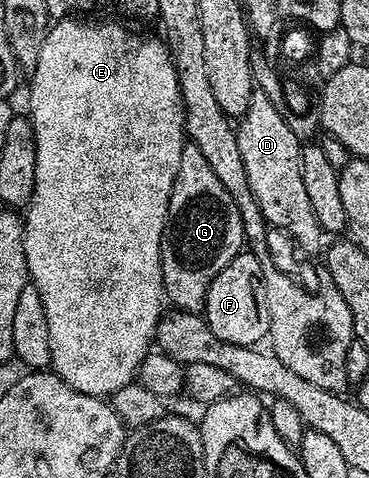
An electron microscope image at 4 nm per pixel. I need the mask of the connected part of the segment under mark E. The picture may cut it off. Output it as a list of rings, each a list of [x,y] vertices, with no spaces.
[[[73,16],[54,21],[43,40],[43,48],[39,48],[39,60],[31,72],[33,83],[29,86],[29,111],[27,111],[27,117],[33,123],[33,131],[35,132],[35,192],[31,196],[27,209],[24,211],[23,221],[25,223],[25,251],[27,252],[29,277],[31,284],[39,292],[39,296],[43,300],[43,308],[47,312],[47,332],[51,340],[51,360],[49,361],[49,366],[52,373],[59,375],[64,382],[71,384],[71,388],[75,388],[87,396],[105,398],[113,395],[123,388],[124,385],[131,385],[135,382],[140,365],[143,364],[144,358],[150,354],[151,347],[154,345],[157,337],[157,325],[163,317],[161,302],[164,303],[166,301],[163,268],[161,267],[161,241],[165,231],[165,221],[169,215],[171,188],[175,184],[175,172],[179,172],[179,159],[183,156],[183,148],[187,145],[187,135],[185,133],[185,105],[183,104],[183,96],[179,88],[179,76],[173,63],[170,47],[160,37],[158,37],[159,39],[148,38],[145,34],[136,34],[135,31],[128,30],[127,27],[120,26],[117,22],[93,21],[97,20],[78,20]]]

